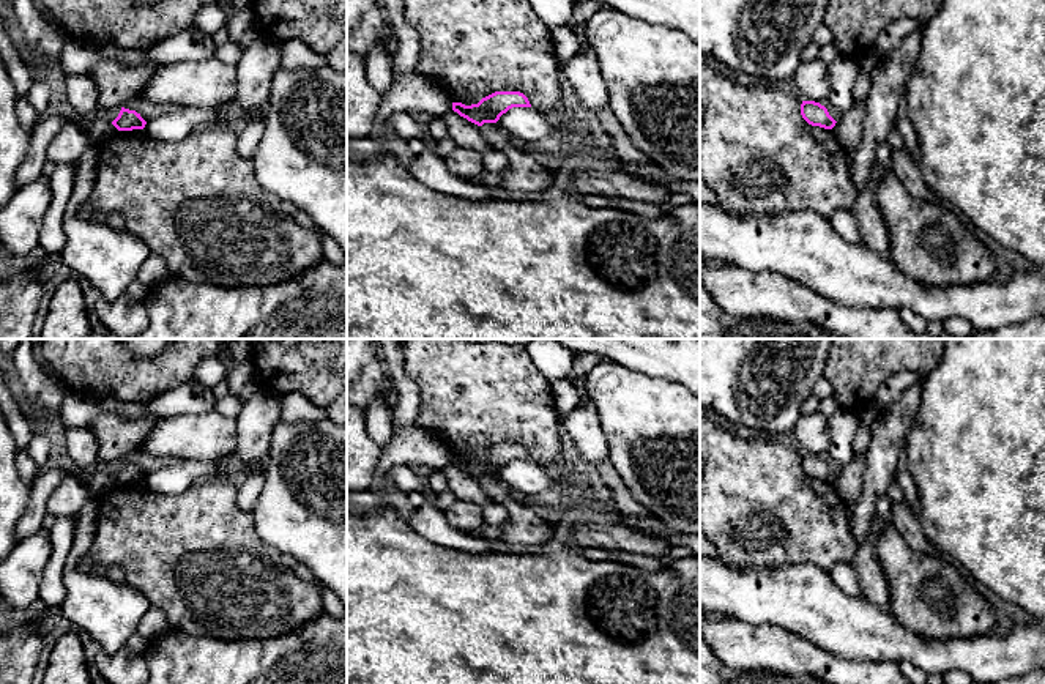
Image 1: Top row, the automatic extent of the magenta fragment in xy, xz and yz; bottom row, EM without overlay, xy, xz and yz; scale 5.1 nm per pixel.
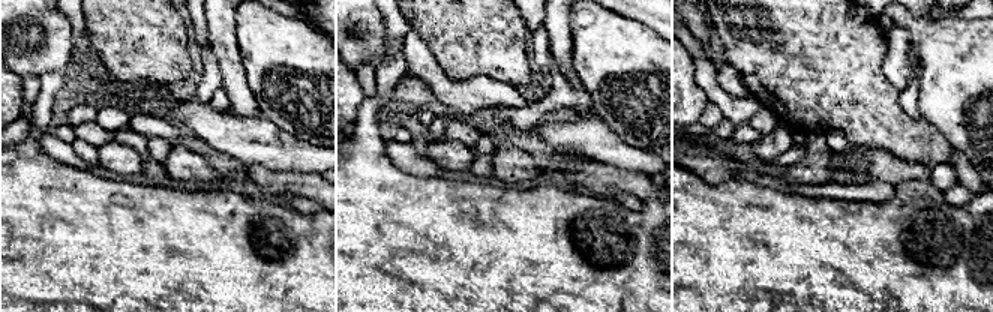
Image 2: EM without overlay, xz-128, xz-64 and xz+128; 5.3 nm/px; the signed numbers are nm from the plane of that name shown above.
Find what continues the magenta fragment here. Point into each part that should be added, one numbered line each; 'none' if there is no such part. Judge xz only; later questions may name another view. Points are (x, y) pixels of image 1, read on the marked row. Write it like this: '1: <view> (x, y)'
none

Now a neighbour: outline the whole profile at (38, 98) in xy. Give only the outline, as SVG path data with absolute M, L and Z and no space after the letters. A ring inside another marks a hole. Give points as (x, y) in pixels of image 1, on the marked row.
M39 77L33 80L32 88L24 99L41 117L47 115L54 109L50 88Z

